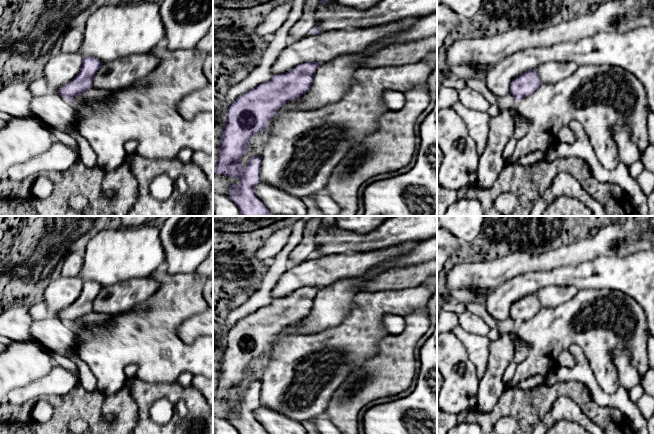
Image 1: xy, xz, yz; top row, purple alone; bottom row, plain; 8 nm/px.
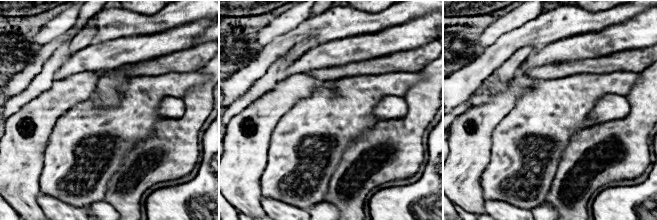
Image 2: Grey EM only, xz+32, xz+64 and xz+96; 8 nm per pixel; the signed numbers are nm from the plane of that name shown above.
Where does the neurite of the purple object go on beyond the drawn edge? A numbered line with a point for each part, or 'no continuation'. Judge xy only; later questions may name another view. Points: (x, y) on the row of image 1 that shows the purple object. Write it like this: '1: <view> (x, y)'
1: xy (94, 95)

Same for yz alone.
1: yz (461, 167)

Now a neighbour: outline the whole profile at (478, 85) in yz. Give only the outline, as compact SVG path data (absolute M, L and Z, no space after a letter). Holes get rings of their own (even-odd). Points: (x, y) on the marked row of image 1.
M467 78L465 79L467 87L484 94L491 104L496 103L497 97L487 88L485 80L480 80L477 78Z

